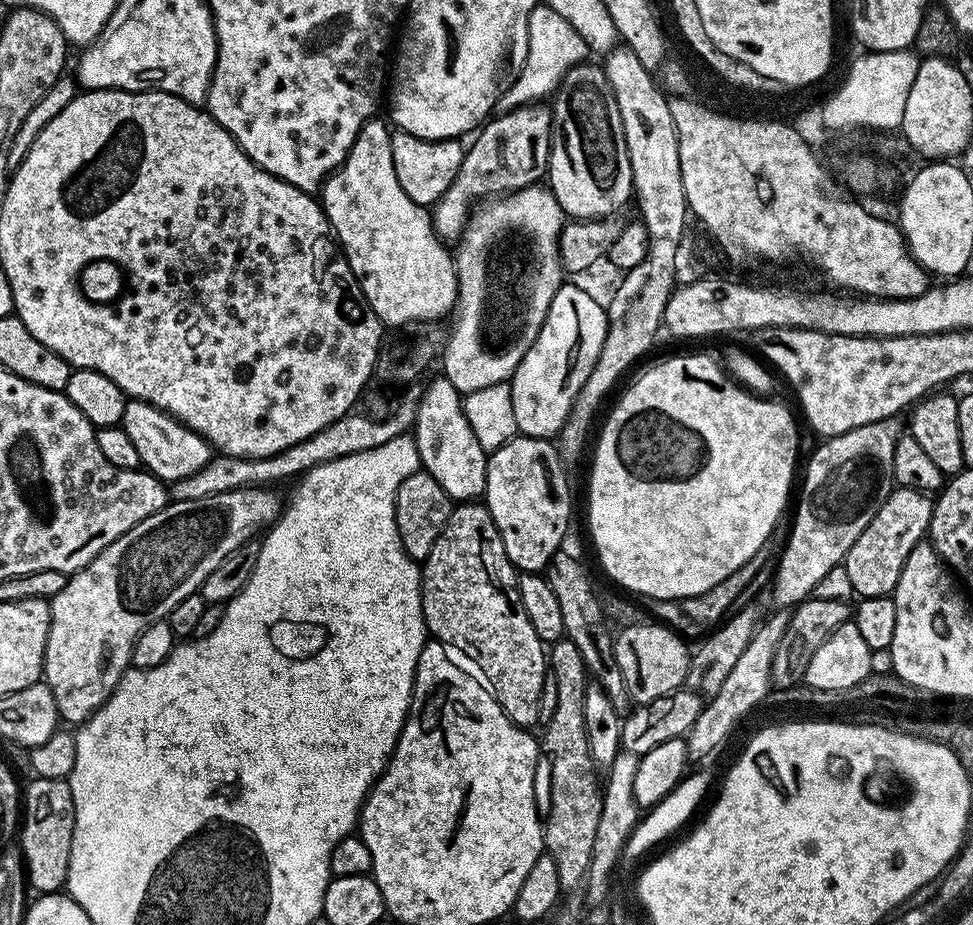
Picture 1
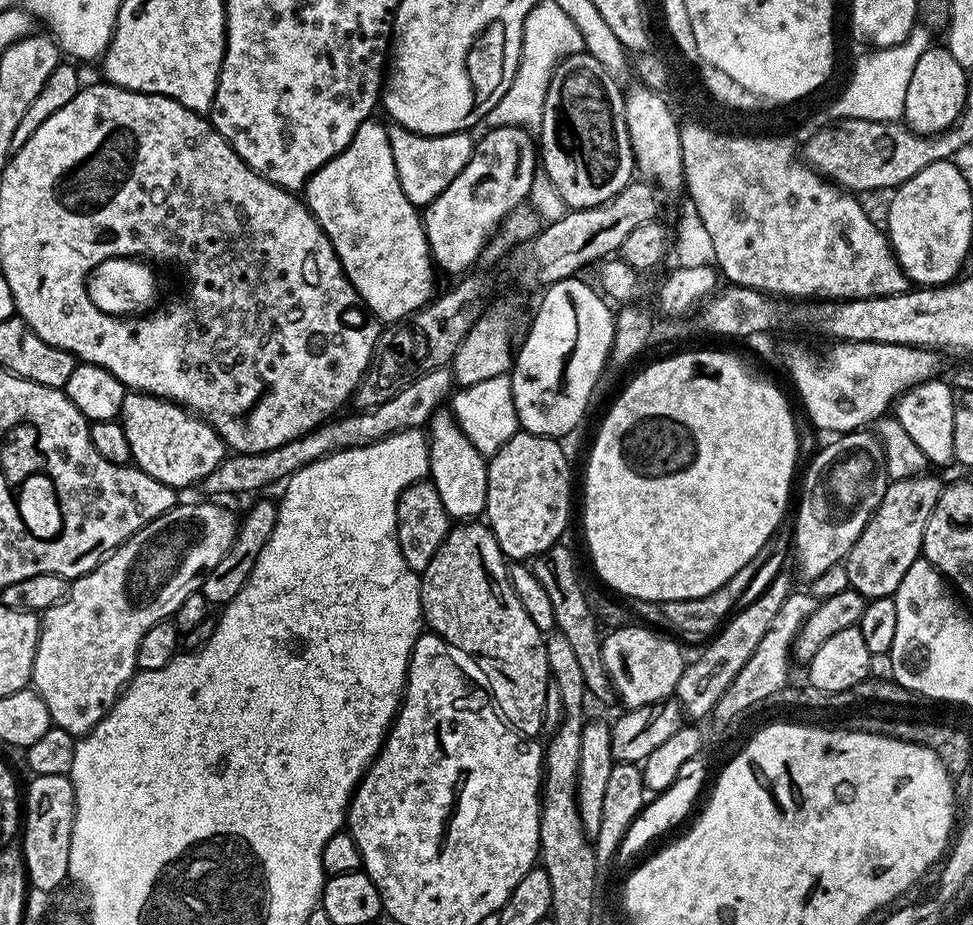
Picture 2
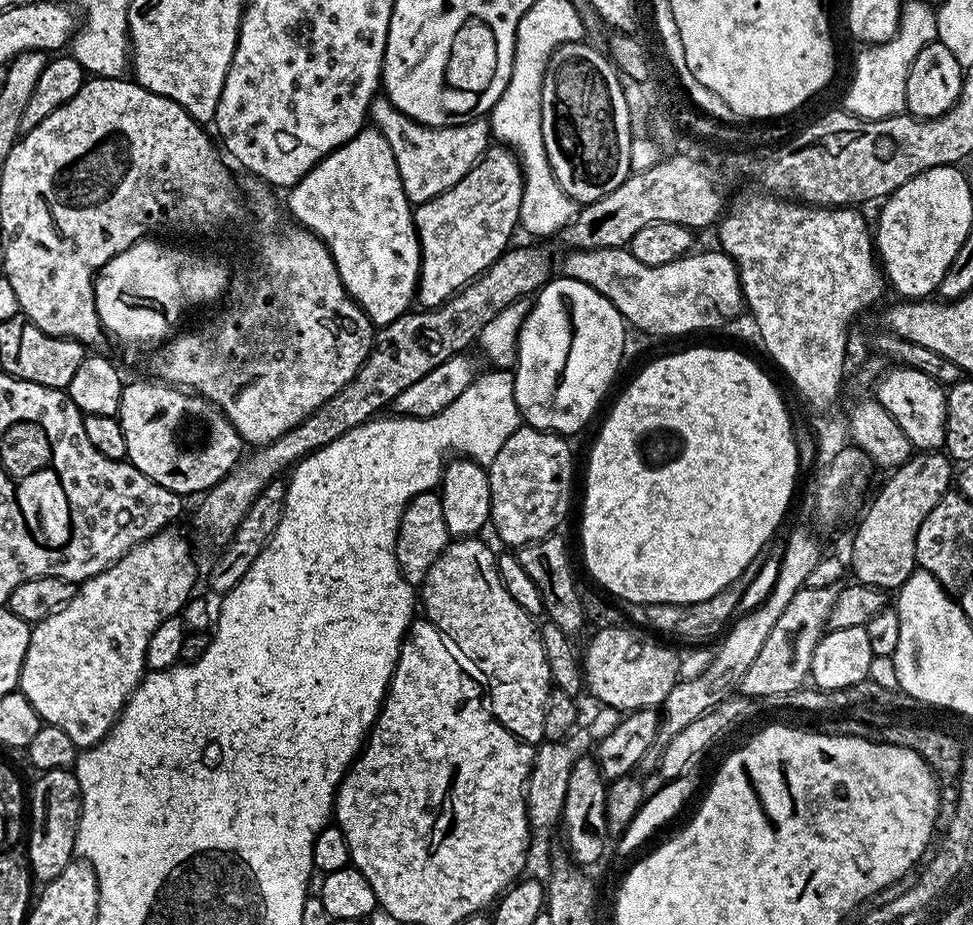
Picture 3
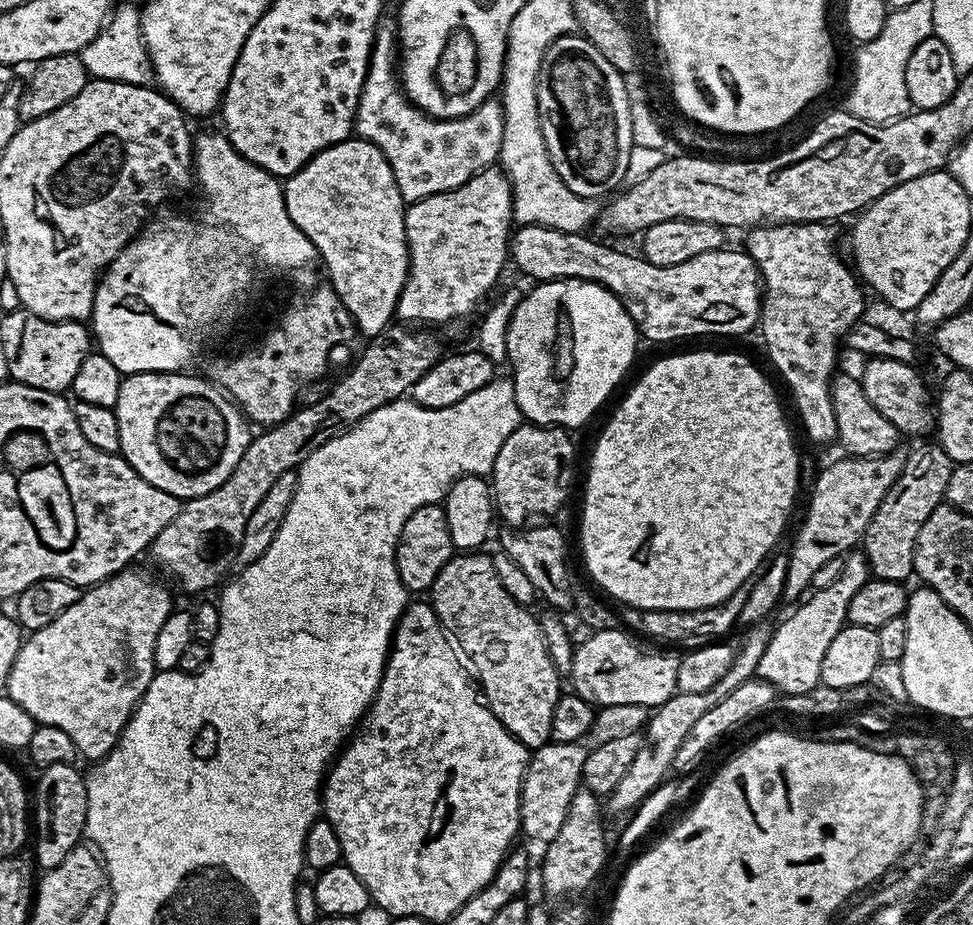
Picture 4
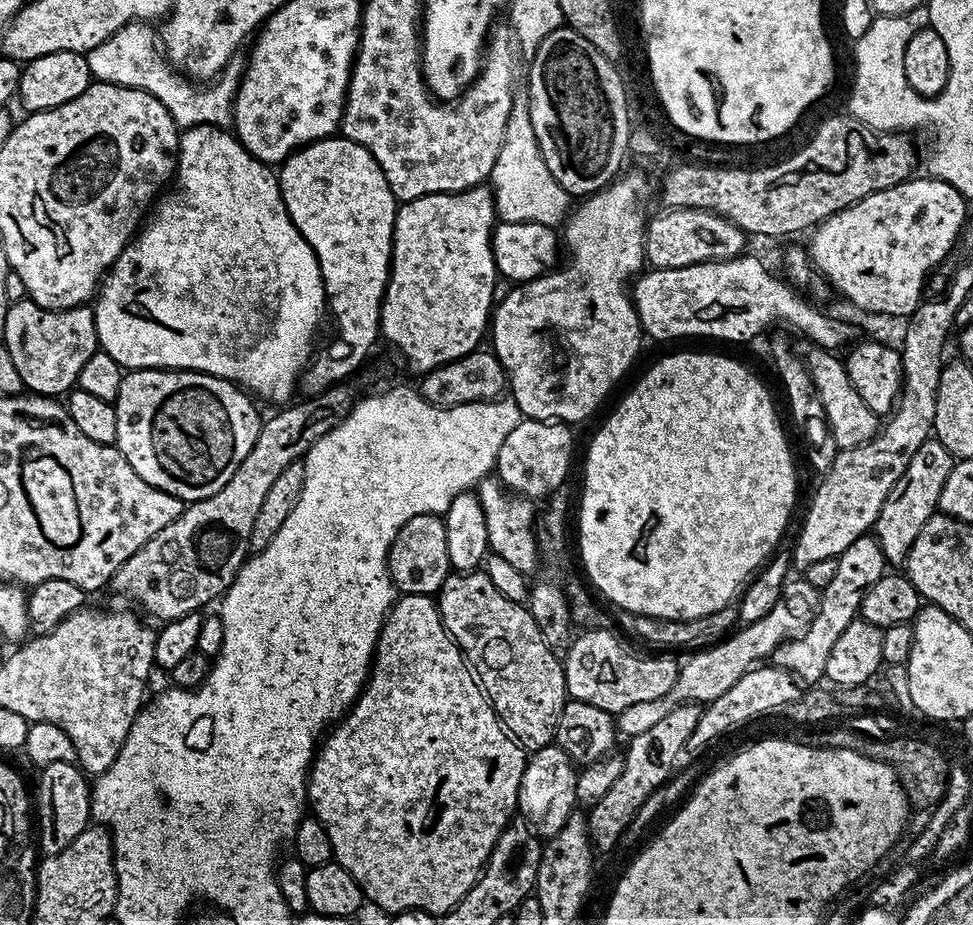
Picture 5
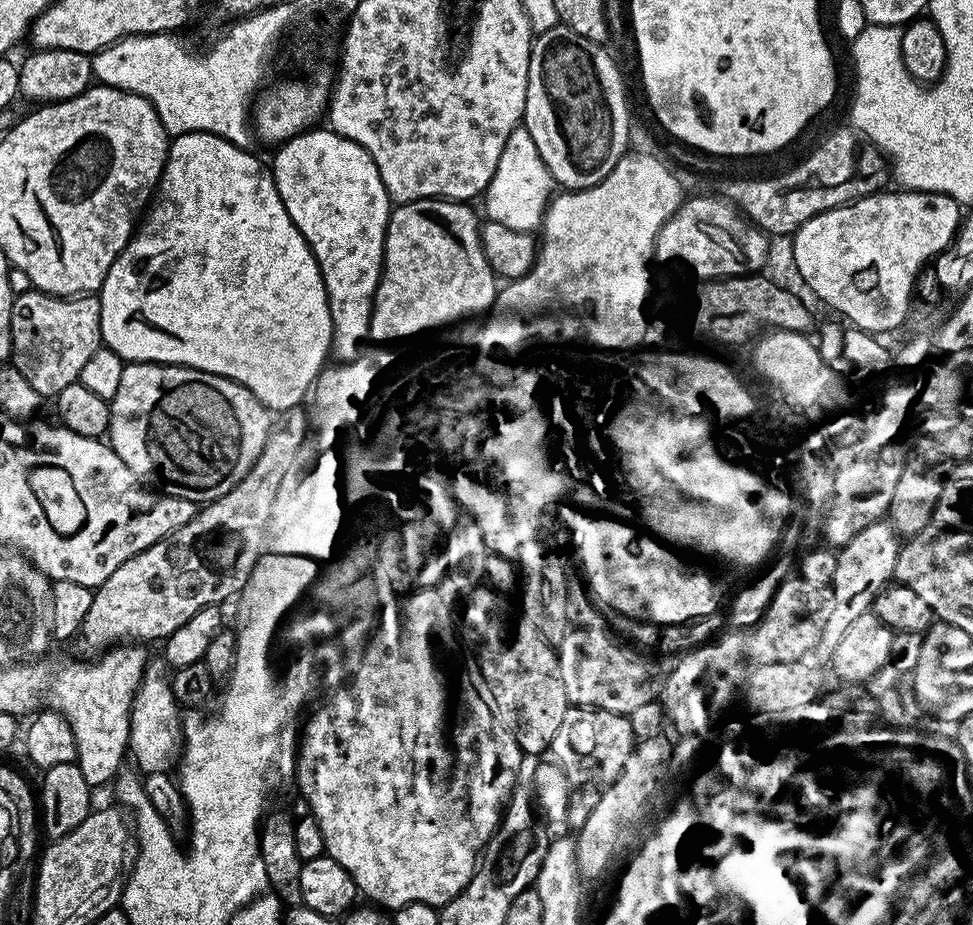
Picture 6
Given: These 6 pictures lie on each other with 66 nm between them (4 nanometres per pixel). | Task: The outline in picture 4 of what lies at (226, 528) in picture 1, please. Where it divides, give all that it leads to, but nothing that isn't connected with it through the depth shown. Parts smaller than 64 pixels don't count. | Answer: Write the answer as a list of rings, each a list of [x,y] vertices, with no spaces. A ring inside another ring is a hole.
[[[136,567],[123,568],[121,572],[114,573],[100,584],[85,587],[80,593],[78,602],[74,602],[74,606],[66,606],[66,610],[62,610],[62,614],[58,614],[58,618],[54,618],[50,626],[42,626],[42,630],[31,633],[21,643],[18,654],[14,658],[14,666],[10,666],[6,695],[18,706],[22,706],[22,710],[26,710],[26,714],[30,714],[30,718],[35,720],[37,725],[58,726],[58,730],[63,730],[70,738],[70,742],[74,742],[77,753],[81,757],[85,756],[88,762],[101,760],[103,756],[110,754],[110,750],[118,742],[120,731],[126,726],[126,722],[132,716],[132,711],[136,709],[137,702],[142,698],[146,686],[150,686],[152,677],[158,671],[154,662],[154,642],[158,639],[158,630],[162,630],[162,622],[166,622],[168,615],[174,611],[172,596],[168,593],[167,586],[159,584],[150,573]]]

